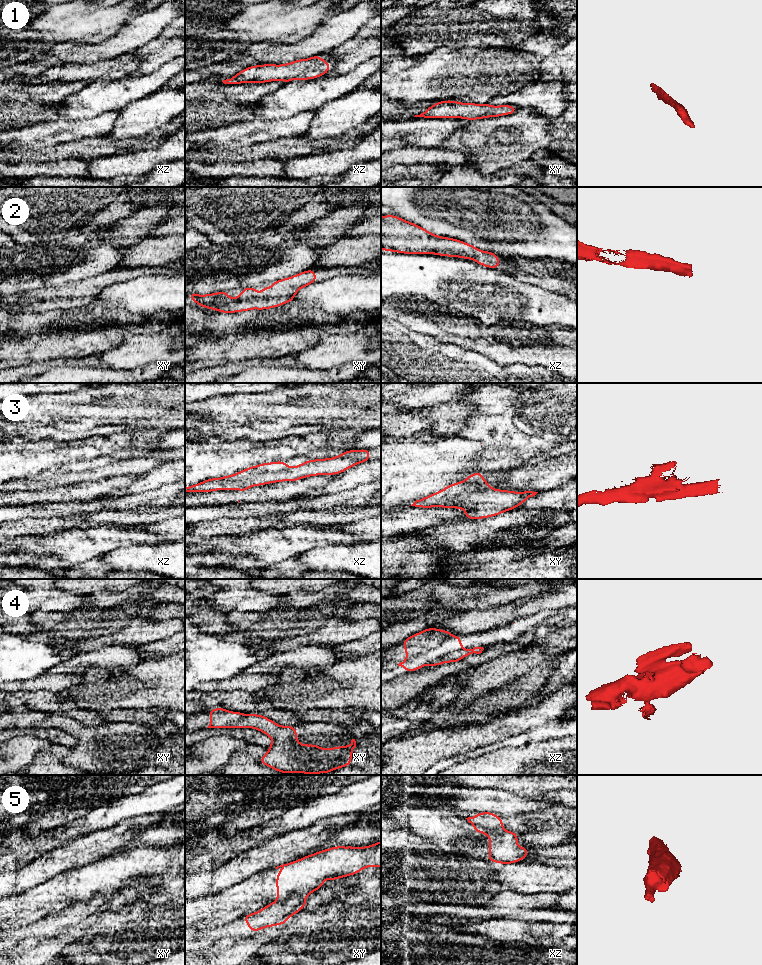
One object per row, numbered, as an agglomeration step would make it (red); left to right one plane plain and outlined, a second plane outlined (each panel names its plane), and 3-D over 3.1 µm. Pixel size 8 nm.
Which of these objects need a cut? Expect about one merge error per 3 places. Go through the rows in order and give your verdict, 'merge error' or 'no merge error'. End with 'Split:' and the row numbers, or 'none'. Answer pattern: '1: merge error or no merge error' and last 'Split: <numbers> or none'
1: no merge error
2: no merge error
3: no merge error
4: merge error
5: merge error
Split: 4, 5

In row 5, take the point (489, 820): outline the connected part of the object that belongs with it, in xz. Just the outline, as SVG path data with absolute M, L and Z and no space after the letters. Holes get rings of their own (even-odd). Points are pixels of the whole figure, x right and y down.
M480 812L466 819L473 825L478 825L489 830L495 830L503 826L503 819L493 812Z

